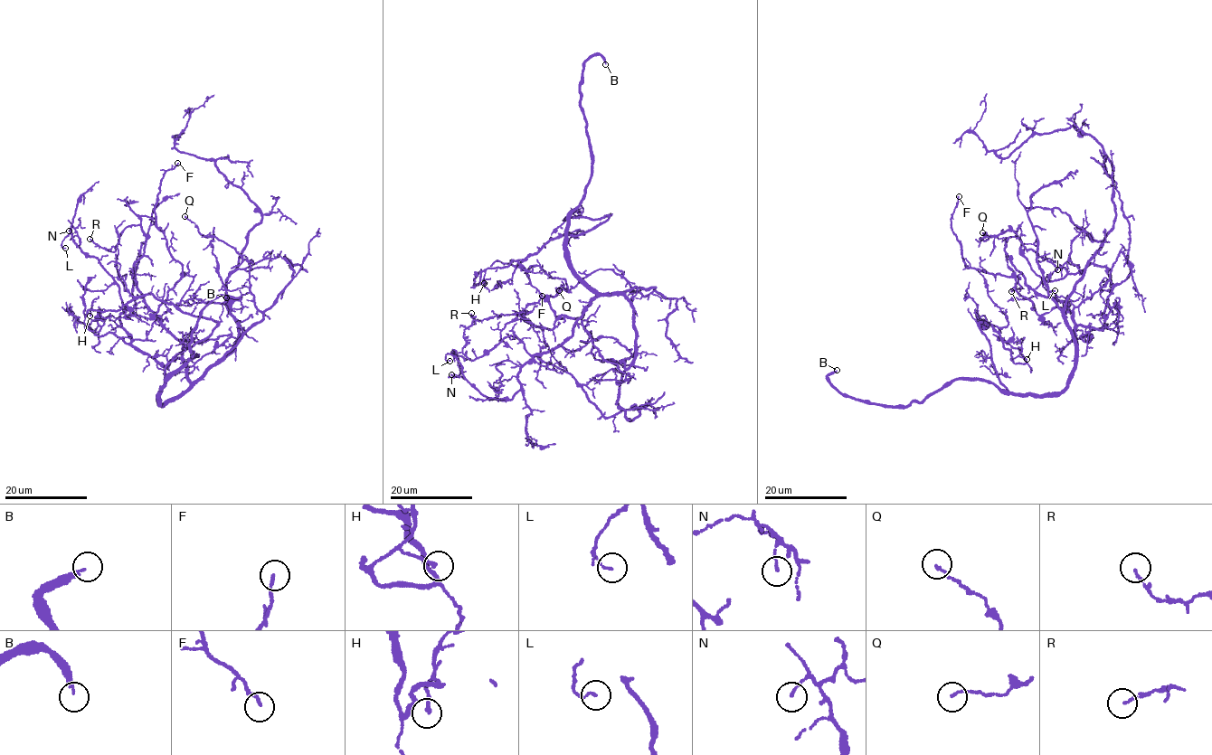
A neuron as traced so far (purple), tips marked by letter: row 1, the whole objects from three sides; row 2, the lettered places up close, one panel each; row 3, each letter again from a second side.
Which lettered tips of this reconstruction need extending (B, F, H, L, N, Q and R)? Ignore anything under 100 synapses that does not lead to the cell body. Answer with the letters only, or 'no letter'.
B

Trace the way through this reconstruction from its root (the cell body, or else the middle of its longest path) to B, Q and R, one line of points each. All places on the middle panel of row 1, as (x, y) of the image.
B: (625, 297), (582, 280), (567, 249), (567, 214), (591, 176), (583, 63), (599, 55), (605, 64)
Q: (625, 297), (634, 287), (655, 287), (647, 297), (633, 294), (621, 276), (601, 268), (574, 287), (559, 290)
R: (625, 297), (598, 296), (582, 316), (561, 316), (551, 329), (525, 320), (525, 311), (481, 320), (471, 313)

